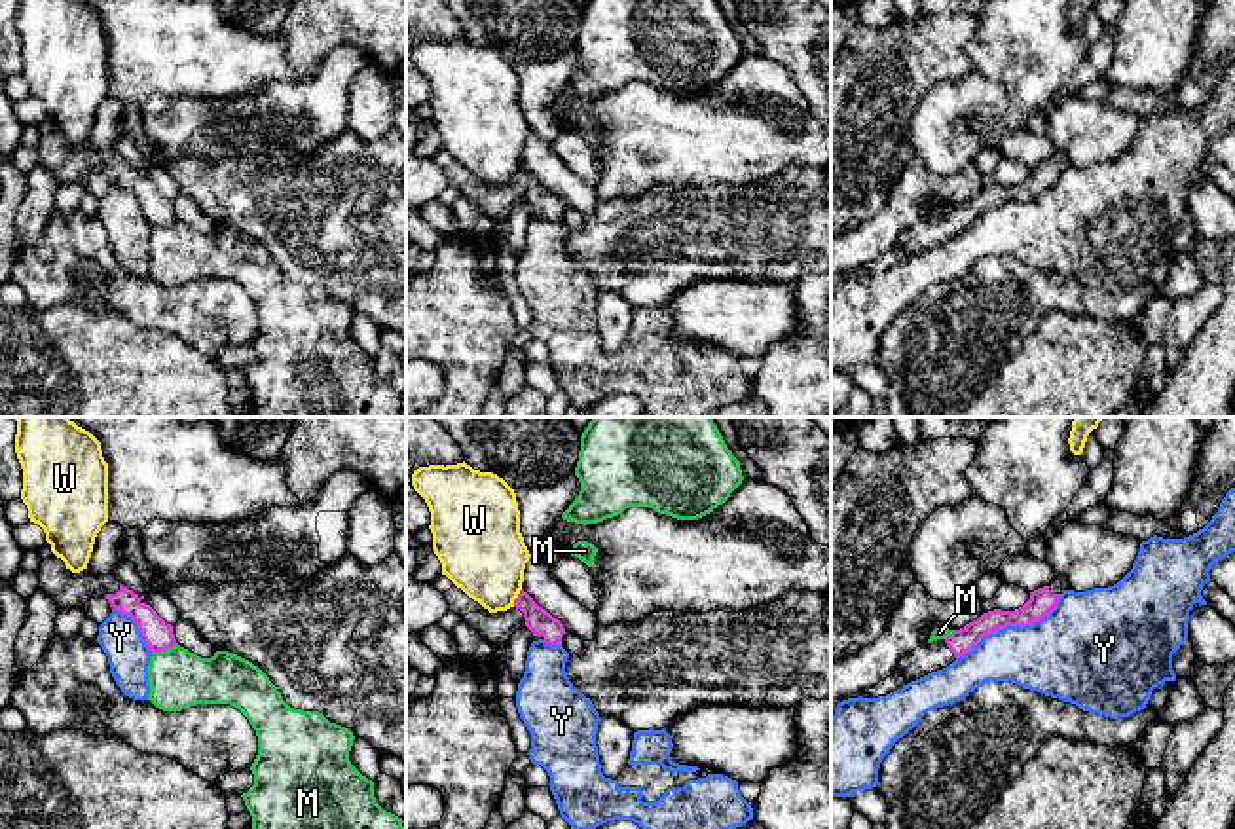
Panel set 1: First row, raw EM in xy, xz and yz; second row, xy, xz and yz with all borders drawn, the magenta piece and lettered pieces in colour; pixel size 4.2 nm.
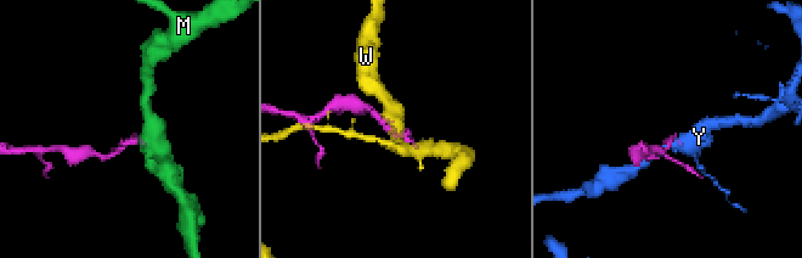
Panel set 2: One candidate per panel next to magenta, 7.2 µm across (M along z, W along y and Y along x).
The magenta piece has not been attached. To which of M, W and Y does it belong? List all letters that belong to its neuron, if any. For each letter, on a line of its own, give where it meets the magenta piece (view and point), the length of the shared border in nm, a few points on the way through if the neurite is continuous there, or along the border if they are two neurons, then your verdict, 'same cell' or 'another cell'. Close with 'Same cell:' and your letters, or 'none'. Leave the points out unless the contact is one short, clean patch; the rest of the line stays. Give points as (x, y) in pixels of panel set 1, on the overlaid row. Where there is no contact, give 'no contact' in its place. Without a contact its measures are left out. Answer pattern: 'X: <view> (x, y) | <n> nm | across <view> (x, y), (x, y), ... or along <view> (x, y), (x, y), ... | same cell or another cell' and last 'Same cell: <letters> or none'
M: xy (164, 649) | 120 nm | another cell
W: xz (516, 598) | 90 nm | along xz (520, 589), (513, 606) | another cell
Y: yz (1010, 625) | 550 nm | another cell
Same cell: none

